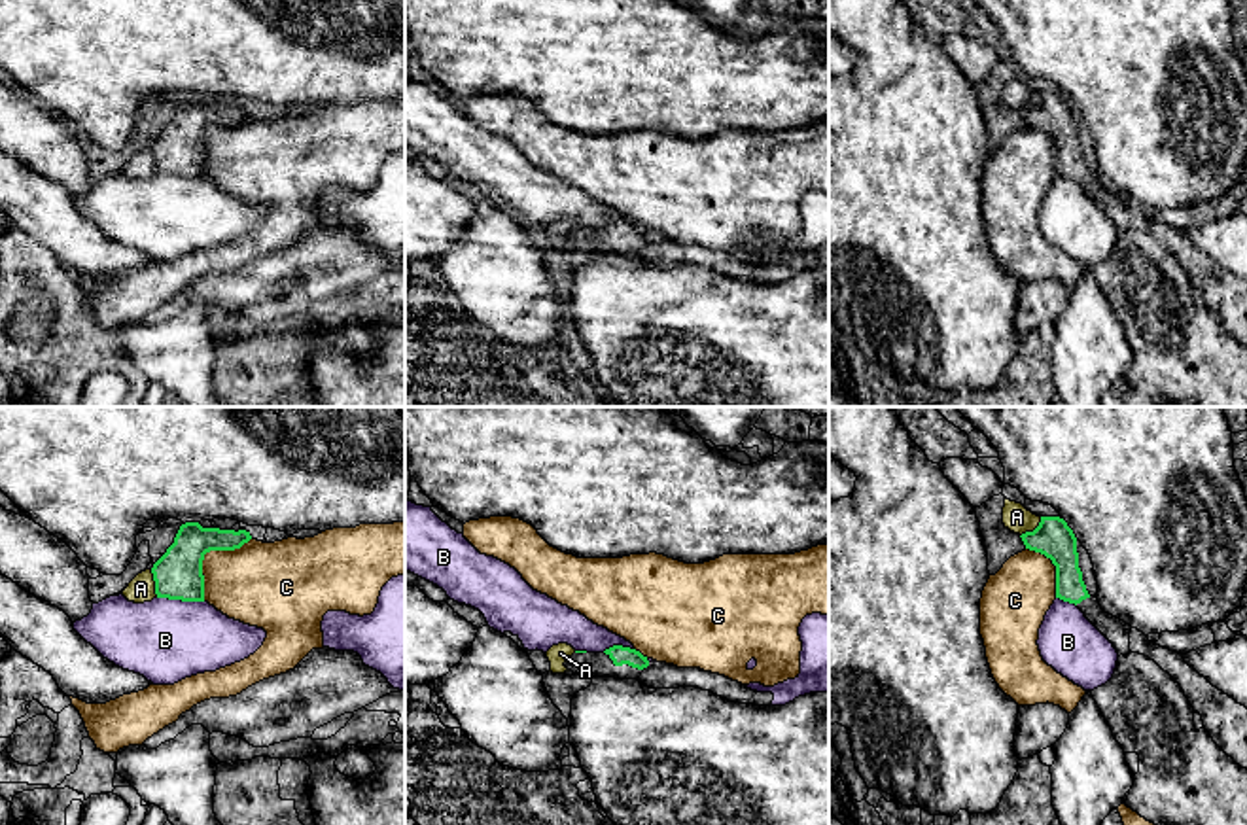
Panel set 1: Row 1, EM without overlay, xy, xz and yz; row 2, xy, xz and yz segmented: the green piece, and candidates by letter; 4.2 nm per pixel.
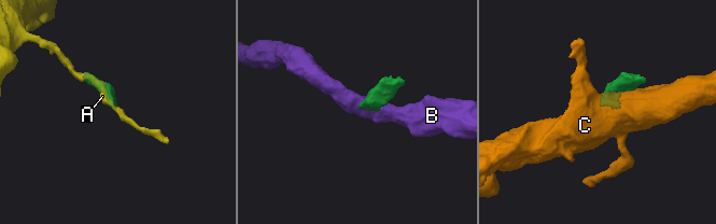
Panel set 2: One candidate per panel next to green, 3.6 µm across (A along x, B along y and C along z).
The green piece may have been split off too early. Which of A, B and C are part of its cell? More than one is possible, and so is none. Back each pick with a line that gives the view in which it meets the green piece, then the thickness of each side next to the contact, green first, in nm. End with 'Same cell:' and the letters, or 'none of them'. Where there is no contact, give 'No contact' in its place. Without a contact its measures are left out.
Same cell: none of them

